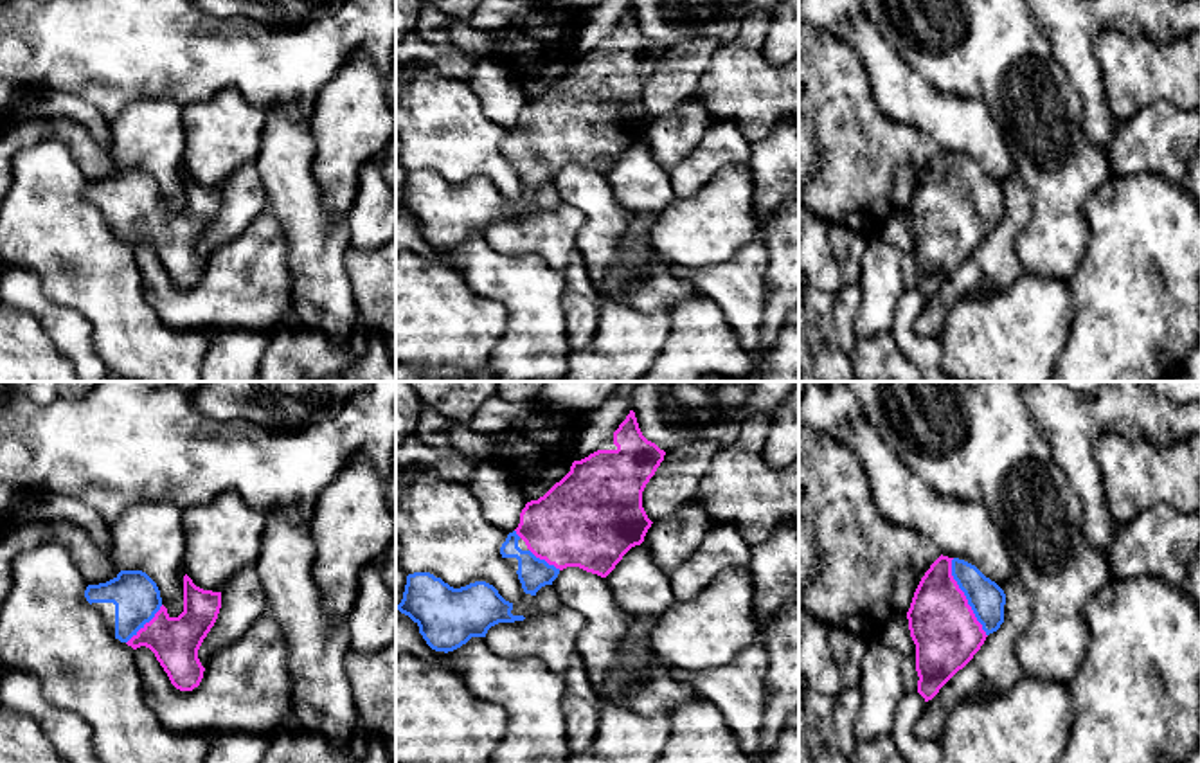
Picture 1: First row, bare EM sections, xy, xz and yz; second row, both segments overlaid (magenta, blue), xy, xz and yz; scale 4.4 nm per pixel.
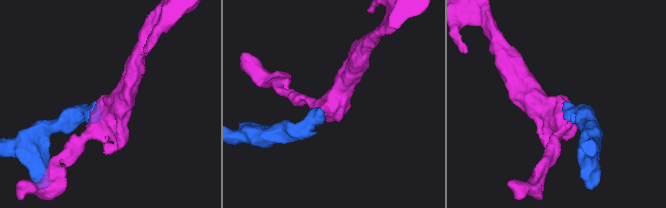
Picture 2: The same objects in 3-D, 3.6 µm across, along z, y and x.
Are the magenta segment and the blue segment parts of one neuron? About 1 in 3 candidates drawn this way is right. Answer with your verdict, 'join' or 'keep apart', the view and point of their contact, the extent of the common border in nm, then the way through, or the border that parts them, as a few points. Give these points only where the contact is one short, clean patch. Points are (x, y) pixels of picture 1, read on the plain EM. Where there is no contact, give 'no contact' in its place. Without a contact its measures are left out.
join; meets magenta in yz at (965, 195); contact 380 nm long; runs through yz (943, 224), (965, 195), (986, 195)

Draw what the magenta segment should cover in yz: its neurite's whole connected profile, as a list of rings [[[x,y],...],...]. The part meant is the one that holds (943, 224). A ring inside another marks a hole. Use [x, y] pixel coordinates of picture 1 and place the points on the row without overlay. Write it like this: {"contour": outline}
{"contour": [[[939,153],[907,209],[916,241],[918,290],[925,299],[963,266],[1004,220],[1004,187],[975,162]]]}

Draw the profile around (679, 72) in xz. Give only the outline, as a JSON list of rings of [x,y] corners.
[[[694,36],[666,49],[642,88],[642,104],[651,119],[669,115],[685,99],[694,97],[696,86],[720,45],[718,38]]]

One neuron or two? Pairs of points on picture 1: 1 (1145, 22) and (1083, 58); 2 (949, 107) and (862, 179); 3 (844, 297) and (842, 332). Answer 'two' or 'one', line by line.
1: one
2: two
3: one

